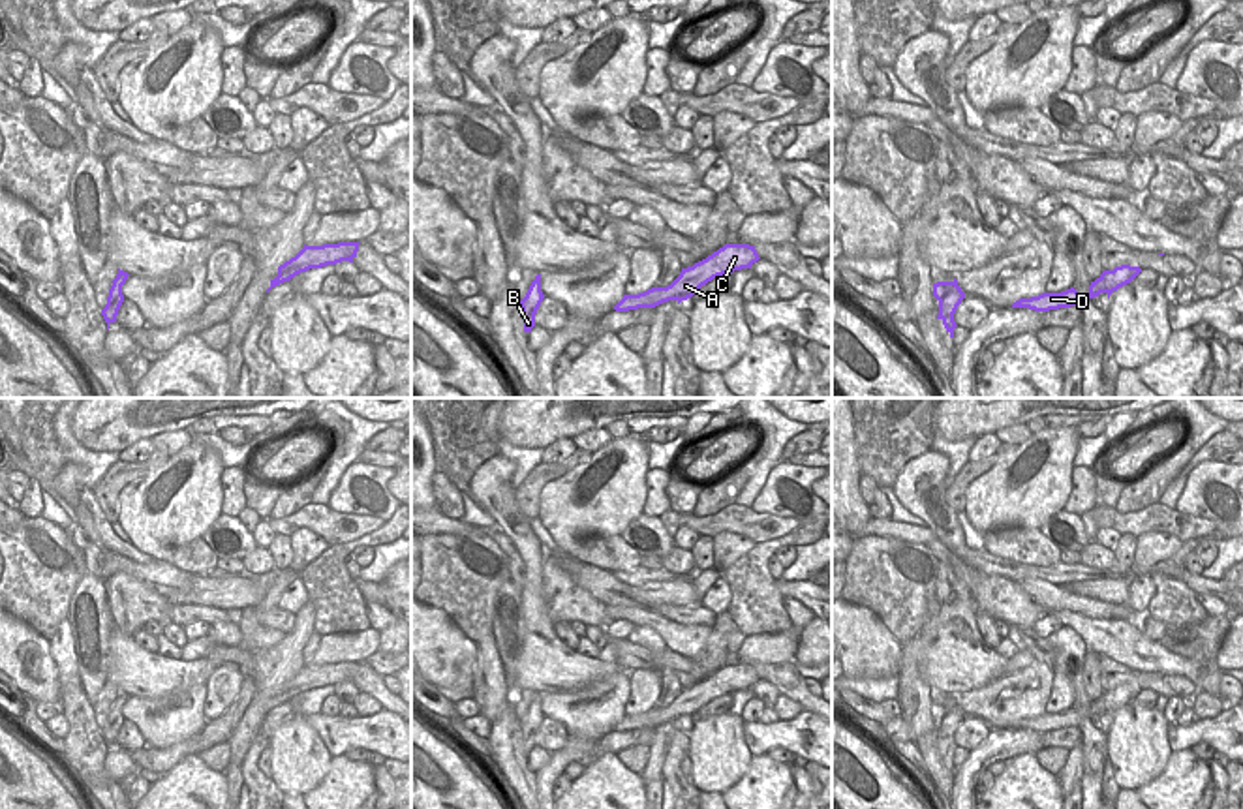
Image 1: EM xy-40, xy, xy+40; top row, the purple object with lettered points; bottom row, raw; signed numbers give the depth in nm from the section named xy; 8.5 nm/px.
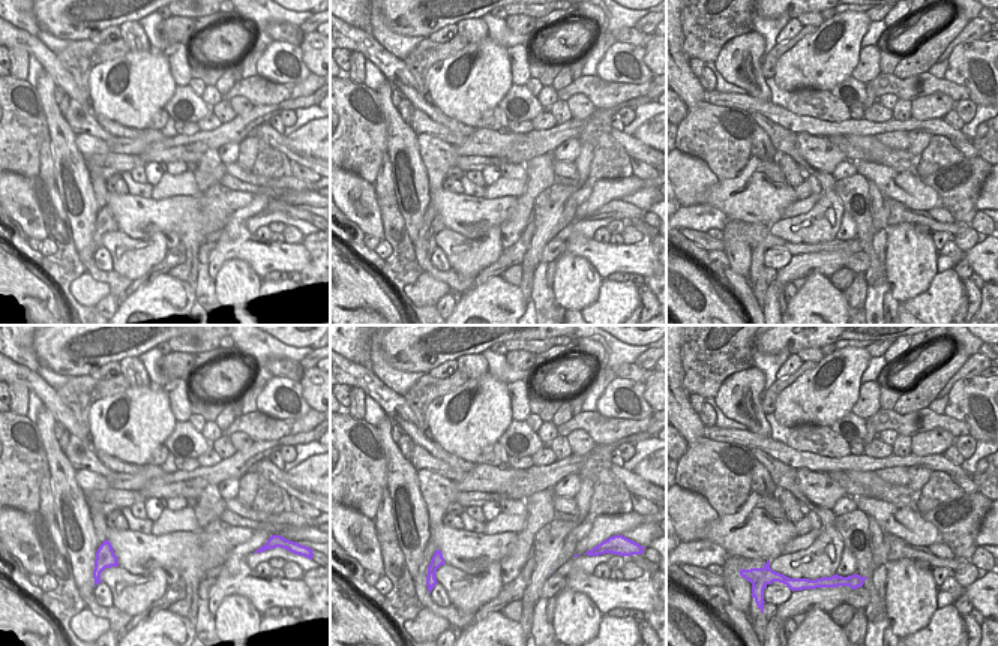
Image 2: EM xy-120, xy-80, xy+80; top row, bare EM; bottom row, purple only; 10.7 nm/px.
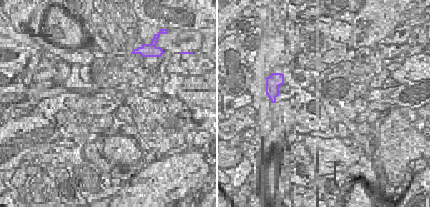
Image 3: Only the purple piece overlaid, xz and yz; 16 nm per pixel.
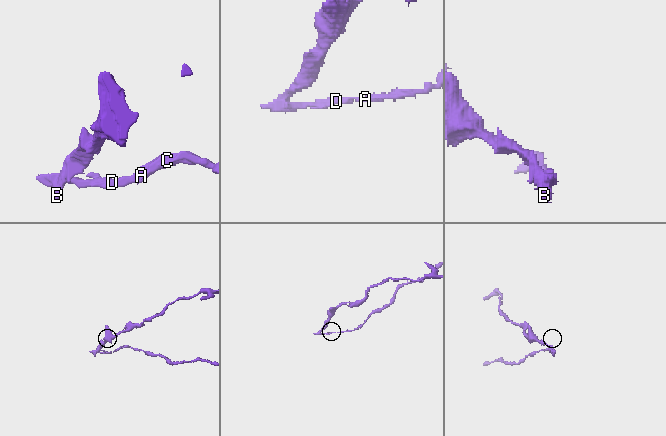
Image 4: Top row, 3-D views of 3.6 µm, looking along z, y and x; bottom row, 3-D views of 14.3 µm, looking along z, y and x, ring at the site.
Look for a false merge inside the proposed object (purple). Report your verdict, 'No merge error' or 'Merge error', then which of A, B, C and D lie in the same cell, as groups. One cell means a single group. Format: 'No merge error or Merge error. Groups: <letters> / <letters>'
Merge error. Groups: A C D / B

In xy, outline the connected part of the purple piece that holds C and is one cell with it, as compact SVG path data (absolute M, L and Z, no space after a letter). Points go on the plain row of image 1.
M725 664L706 679L693 687L682 689L680 696L667 708L652 708L638 715L623 715L614 726L616 732L629 732L638 728L655 728L663 723L691 719L702 706L717 696L732 695L734 691L751 689L760 678L755 666Z

